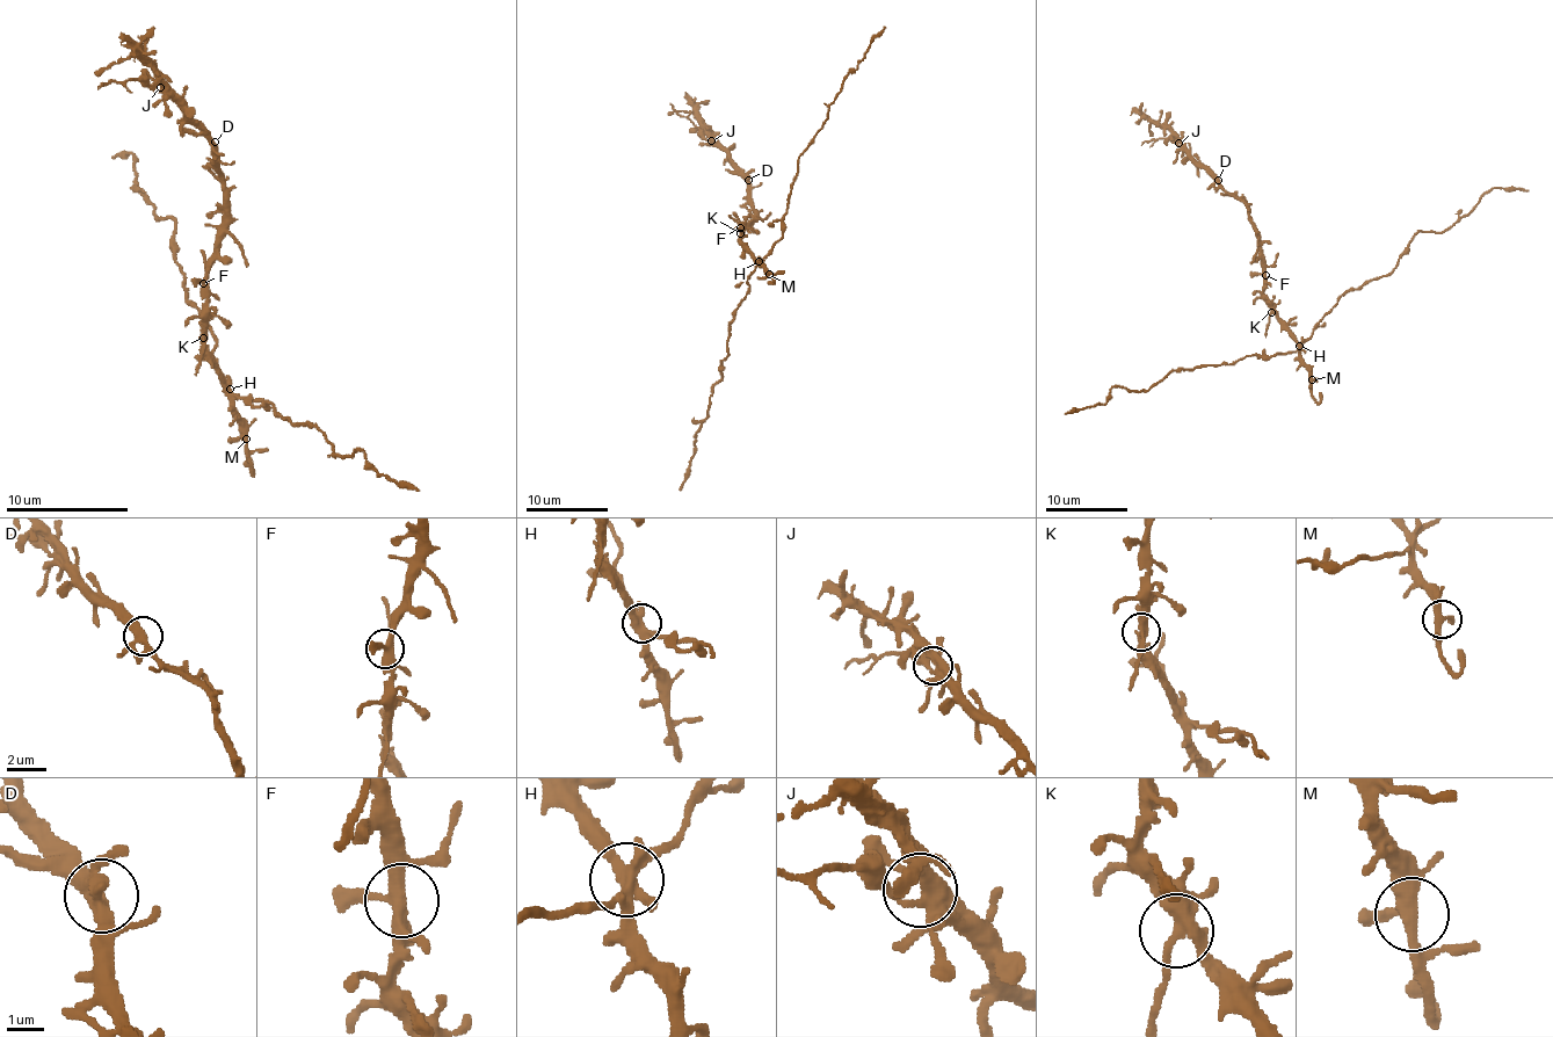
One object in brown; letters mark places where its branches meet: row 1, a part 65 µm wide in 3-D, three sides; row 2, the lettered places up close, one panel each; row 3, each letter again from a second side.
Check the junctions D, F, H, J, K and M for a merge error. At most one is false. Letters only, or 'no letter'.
H

